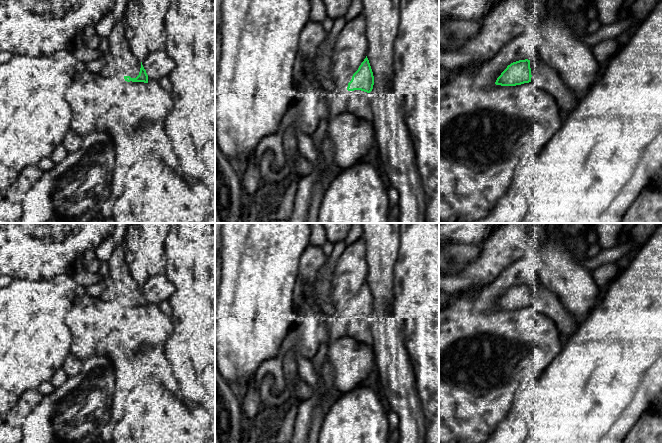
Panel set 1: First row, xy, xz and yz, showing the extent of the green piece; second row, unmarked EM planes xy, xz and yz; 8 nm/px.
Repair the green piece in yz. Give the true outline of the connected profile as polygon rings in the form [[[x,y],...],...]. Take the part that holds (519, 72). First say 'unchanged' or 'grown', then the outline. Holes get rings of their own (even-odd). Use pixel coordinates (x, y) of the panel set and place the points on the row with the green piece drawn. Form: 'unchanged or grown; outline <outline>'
unchanged; outline [[[519,60],[511,63],[497,78],[495,84],[501,86],[516,86],[531,82],[530,60]]]

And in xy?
unchanged; outline [[[141,62],[141,68],[140,68],[140,72],[139,75],[136,78],[131,78],[130,76],[124,76],[125,81],[127,82],[144,82],[144,83],[148,83],[148,75],[146,73],[146,70],[144,69],[142,62]]]

